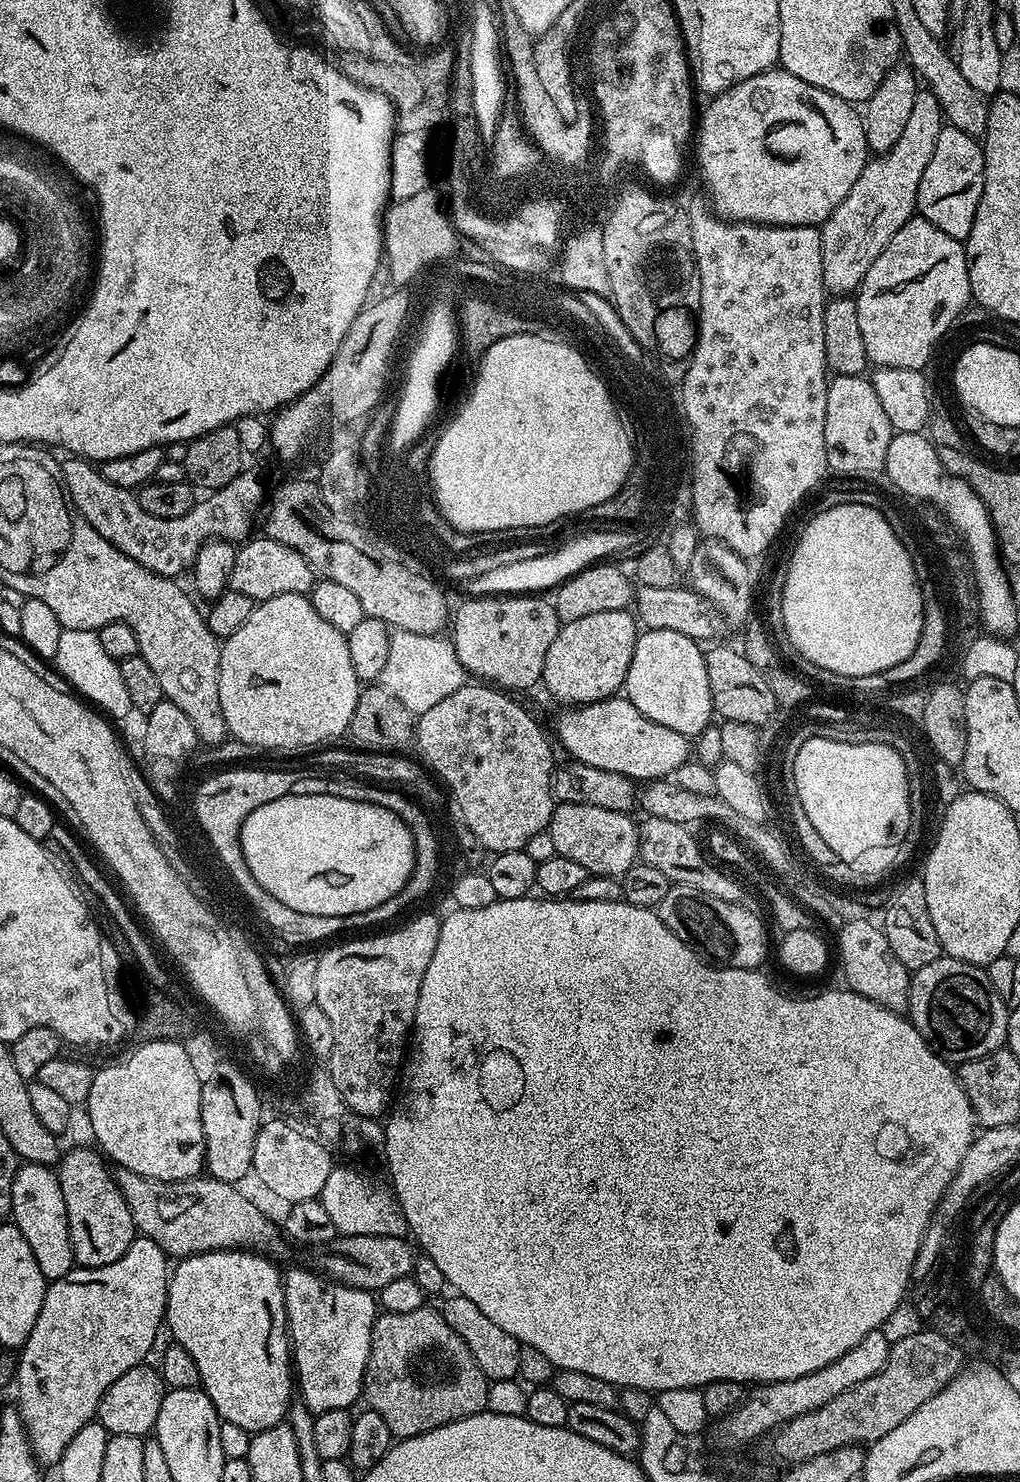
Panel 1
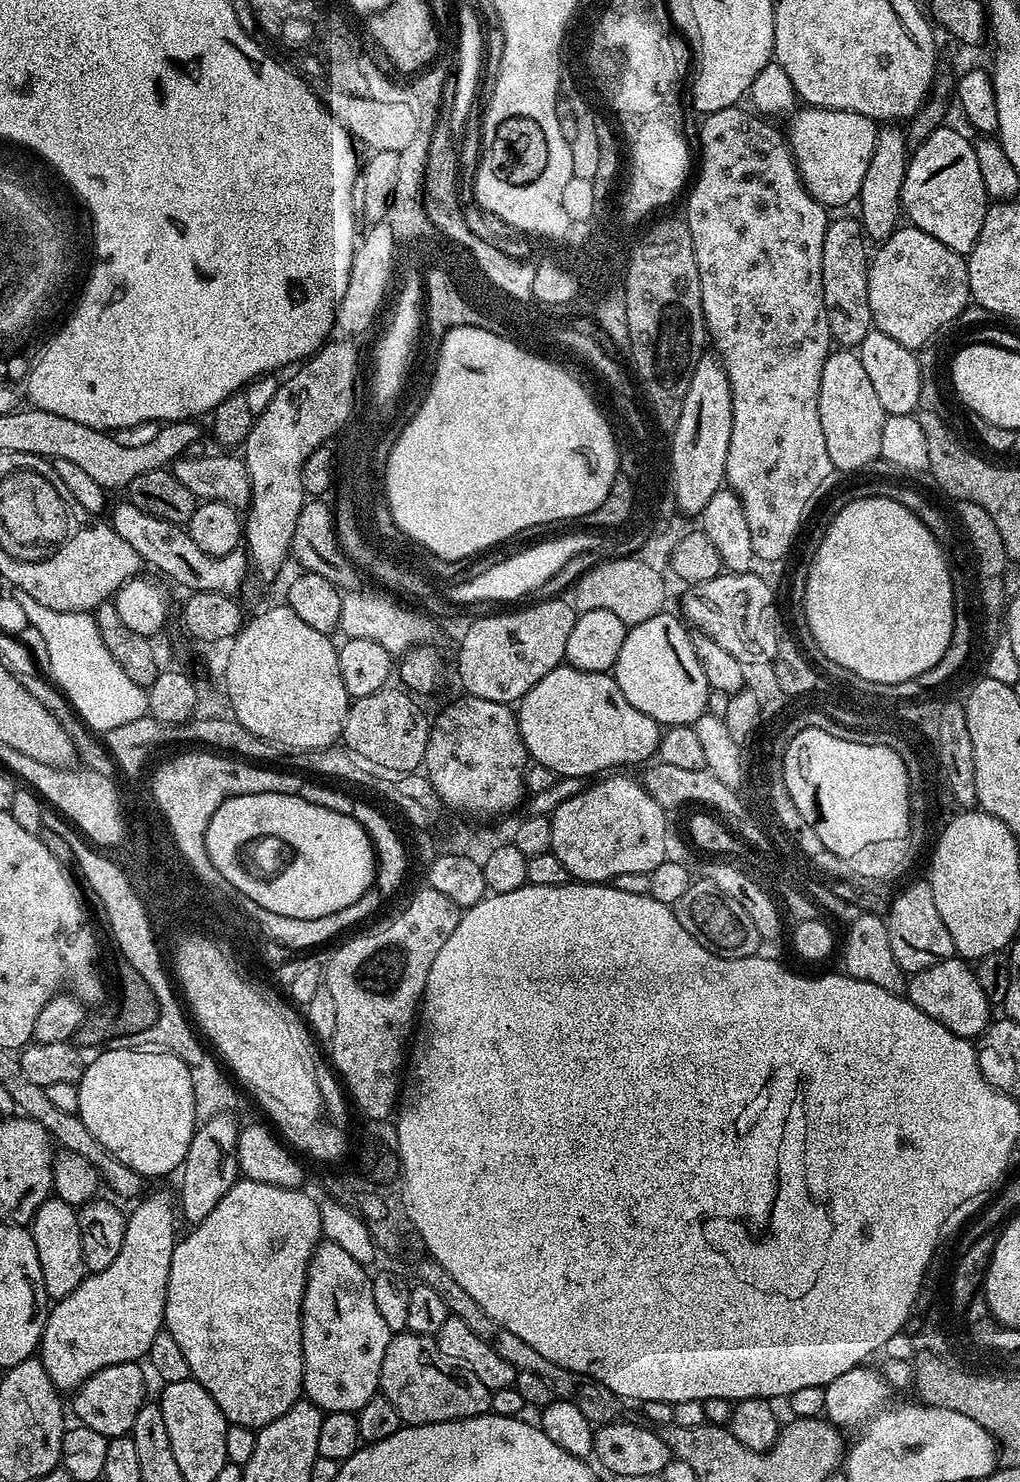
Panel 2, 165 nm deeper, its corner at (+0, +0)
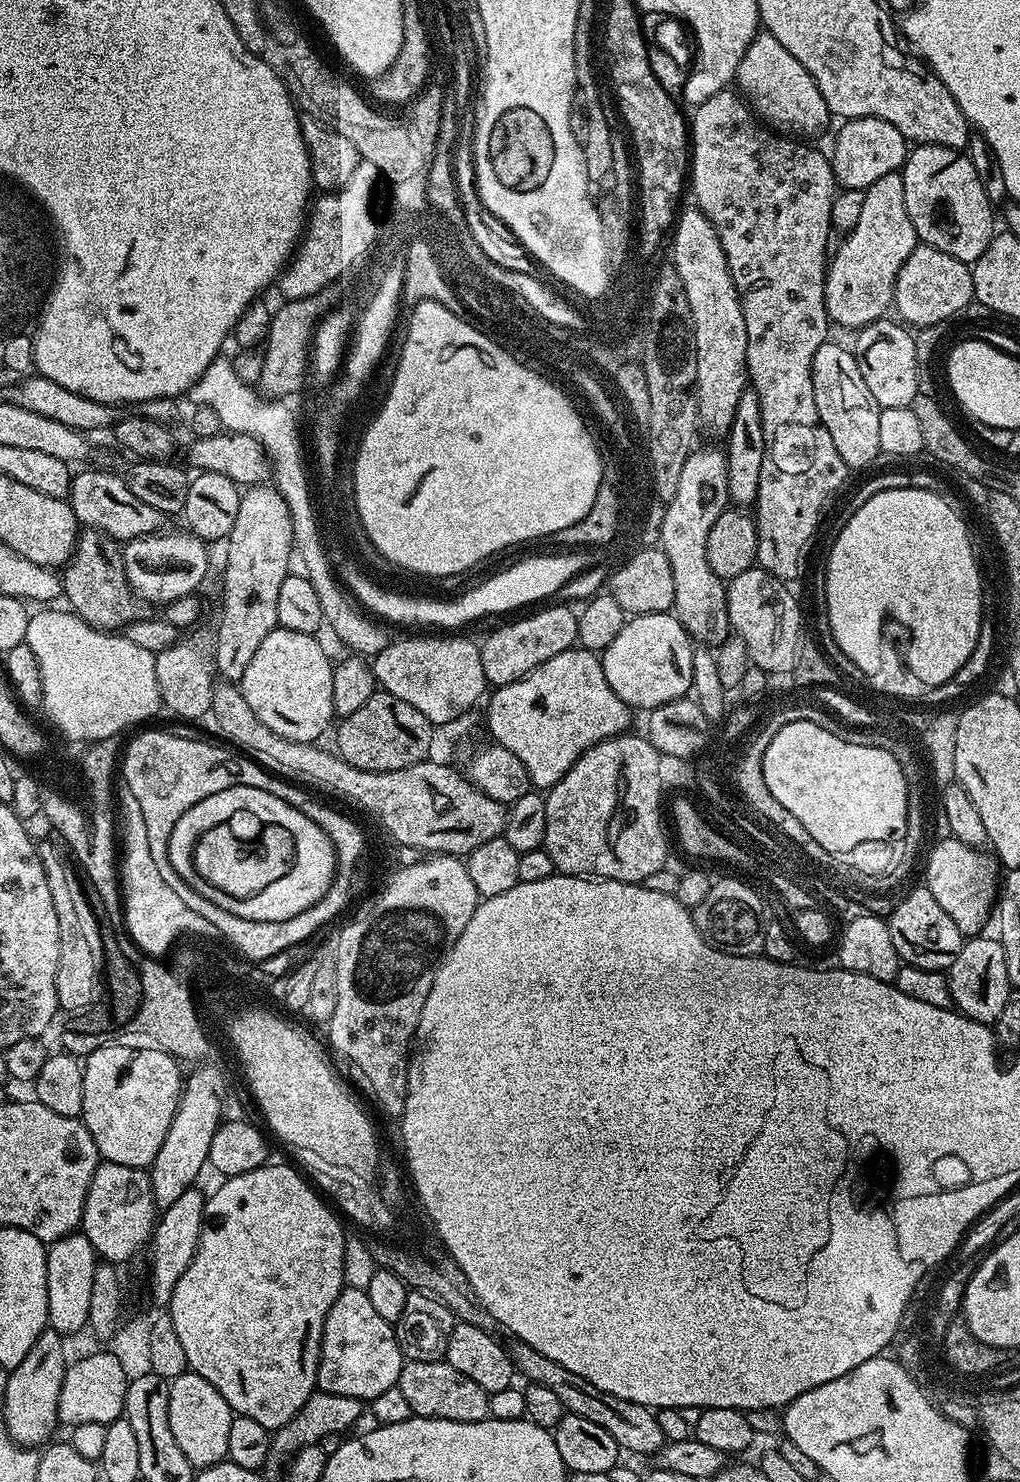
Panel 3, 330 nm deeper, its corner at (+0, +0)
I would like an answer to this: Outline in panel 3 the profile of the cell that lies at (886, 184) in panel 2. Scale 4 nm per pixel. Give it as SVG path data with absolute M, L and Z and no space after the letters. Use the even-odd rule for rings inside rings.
M900 172L885 174L863 189L864 201L858 222L847 229L844 244L835 245L824 279L828 319L833 325L859 330L885 315L893 307L896 279L918 243L914 222L906 214L906 190Z

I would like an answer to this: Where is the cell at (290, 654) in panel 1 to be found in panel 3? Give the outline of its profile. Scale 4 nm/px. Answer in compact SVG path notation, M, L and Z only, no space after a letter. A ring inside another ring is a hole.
M276 627L273 632L266 634L262 646L258 646L254 658L250 658L246 674L242 674L238 682L244 700L250 702L250 710L258 714L258 719L265 726L270 726L270 730L282 738L303 744L319 741L328 723L334 720L334 664L328 661L323 646L316 639L315 635L307 636Z

